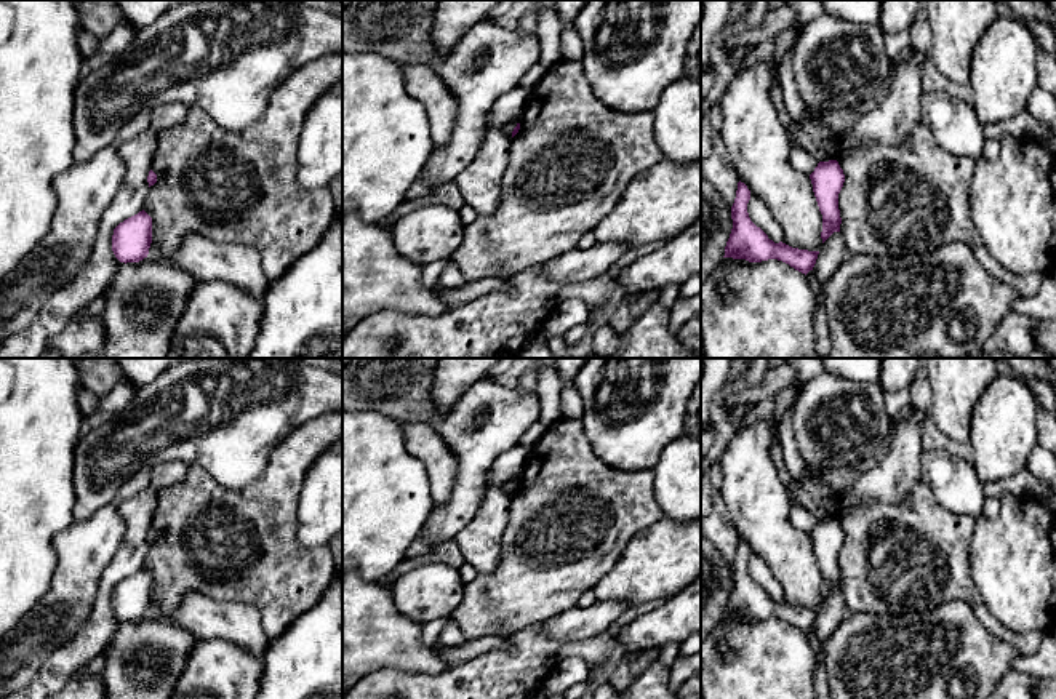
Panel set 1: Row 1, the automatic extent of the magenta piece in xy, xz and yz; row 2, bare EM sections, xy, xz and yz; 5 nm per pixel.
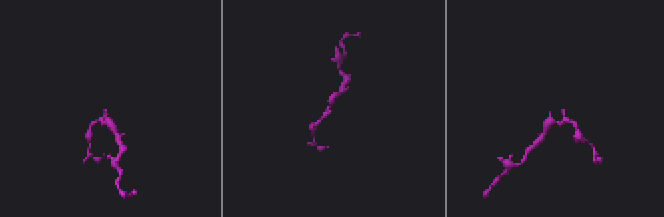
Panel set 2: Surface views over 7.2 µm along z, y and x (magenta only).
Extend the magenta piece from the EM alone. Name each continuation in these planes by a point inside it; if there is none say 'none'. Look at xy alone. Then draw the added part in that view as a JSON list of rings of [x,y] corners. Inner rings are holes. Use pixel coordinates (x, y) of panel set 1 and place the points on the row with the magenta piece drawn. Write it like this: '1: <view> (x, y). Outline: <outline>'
none

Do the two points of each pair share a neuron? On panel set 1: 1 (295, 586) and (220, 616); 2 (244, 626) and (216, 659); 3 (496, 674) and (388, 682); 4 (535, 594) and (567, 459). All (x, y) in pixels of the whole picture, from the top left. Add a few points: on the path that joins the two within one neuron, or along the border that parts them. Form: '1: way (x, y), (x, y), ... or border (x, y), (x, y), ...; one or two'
1: border (212, 597), (248, 602), (260, 613), (269, 635); two
2: border (199, 637), (228, 639), (261, 659); two
3: way (469, 677), (456, 677), (452, 682), (415, 682); one
4: way (520, 560), (511, 541), (551, 493); one

